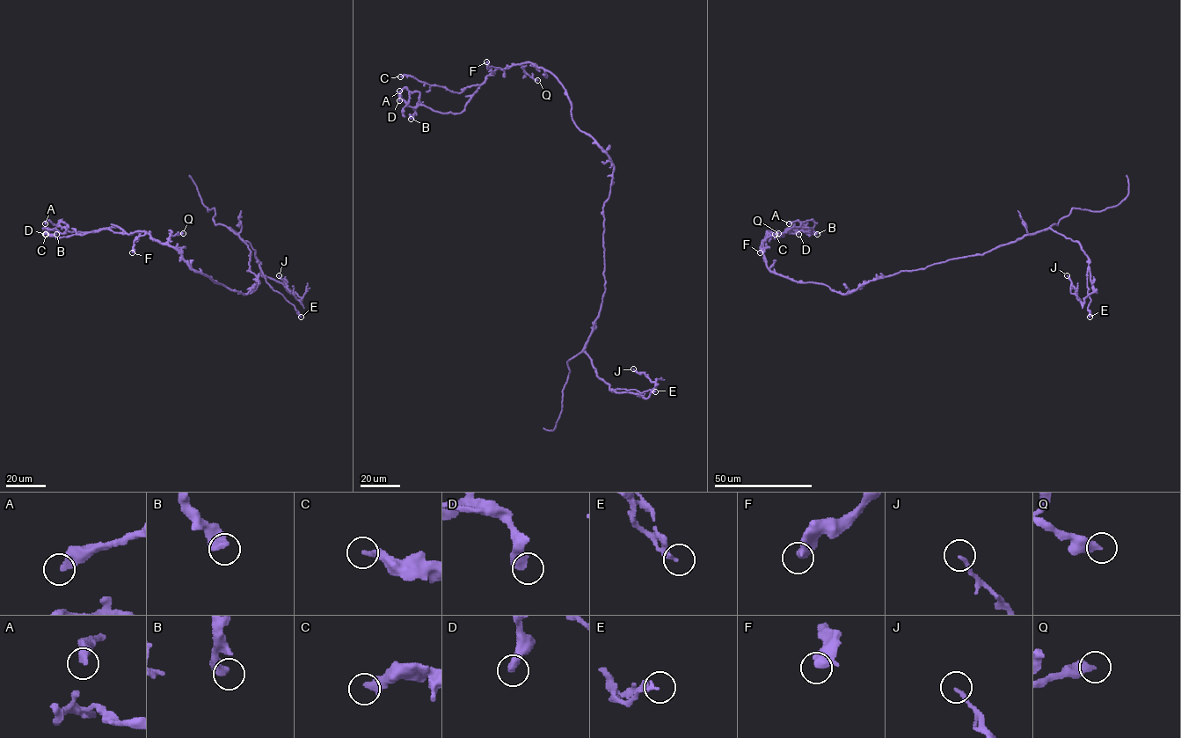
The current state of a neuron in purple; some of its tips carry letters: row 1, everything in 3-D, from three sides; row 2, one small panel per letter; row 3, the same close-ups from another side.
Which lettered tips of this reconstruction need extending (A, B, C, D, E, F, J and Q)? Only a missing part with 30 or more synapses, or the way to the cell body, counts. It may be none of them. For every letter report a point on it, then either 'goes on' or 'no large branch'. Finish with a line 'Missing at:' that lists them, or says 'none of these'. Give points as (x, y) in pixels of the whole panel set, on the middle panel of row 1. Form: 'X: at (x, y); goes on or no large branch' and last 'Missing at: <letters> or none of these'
A: at (399, 91); no large branch
B: at (411, 119); no large branch
C: at (400, 76); no large branch
D: at (399, 100); no large branch
E: at (655, 391); no large branch
F: at (486, 62); no large branch
J: at (633, 368); no large branch
Q: at (537, 80); no large branch
Missing at: none of these

